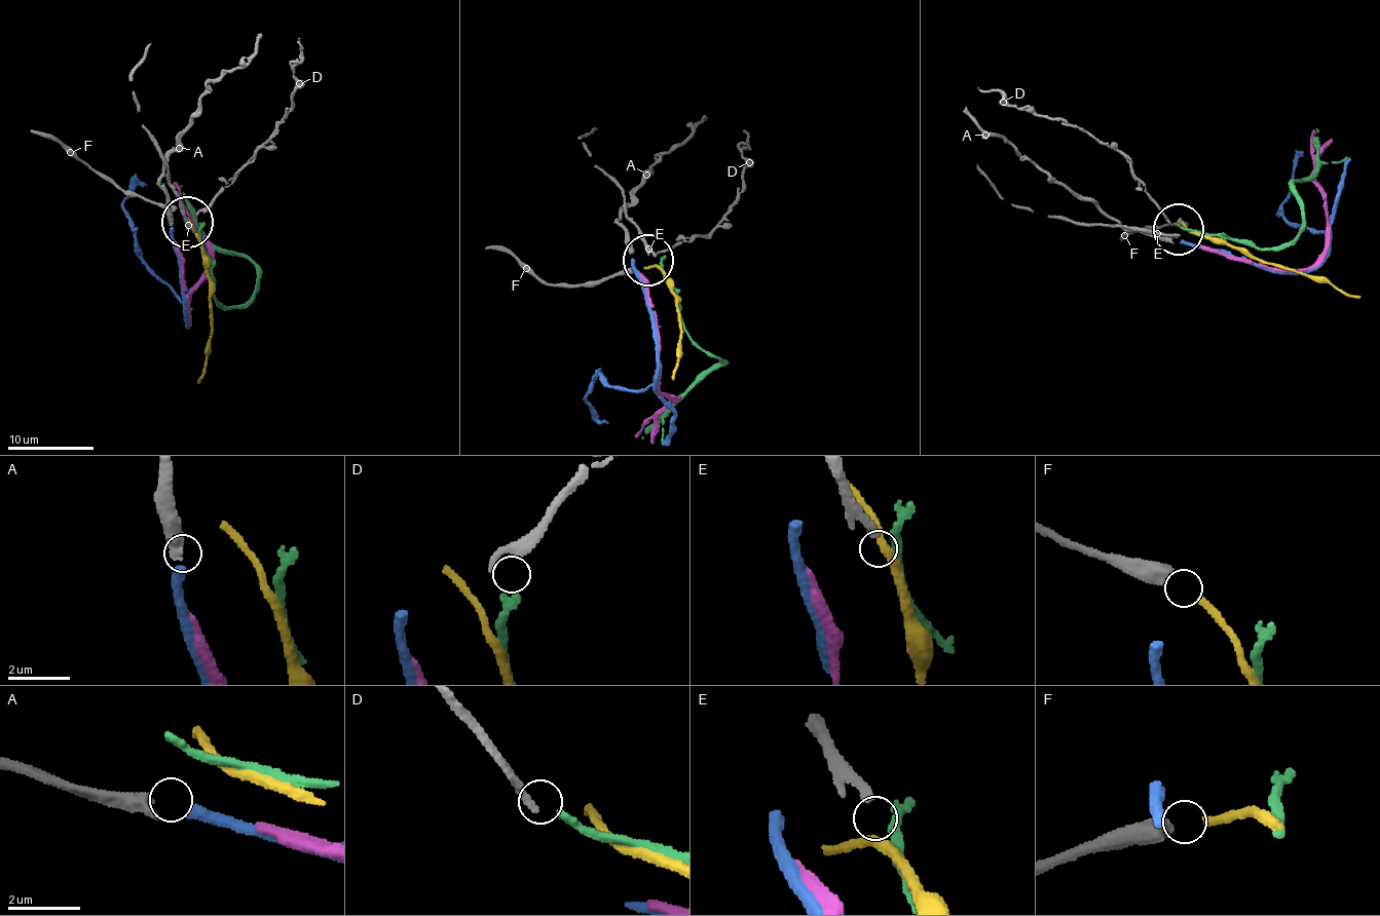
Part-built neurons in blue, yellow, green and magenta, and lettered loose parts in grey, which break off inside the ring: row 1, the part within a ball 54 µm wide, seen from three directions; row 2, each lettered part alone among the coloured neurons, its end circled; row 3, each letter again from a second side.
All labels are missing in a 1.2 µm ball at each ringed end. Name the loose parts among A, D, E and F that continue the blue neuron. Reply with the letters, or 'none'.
A

